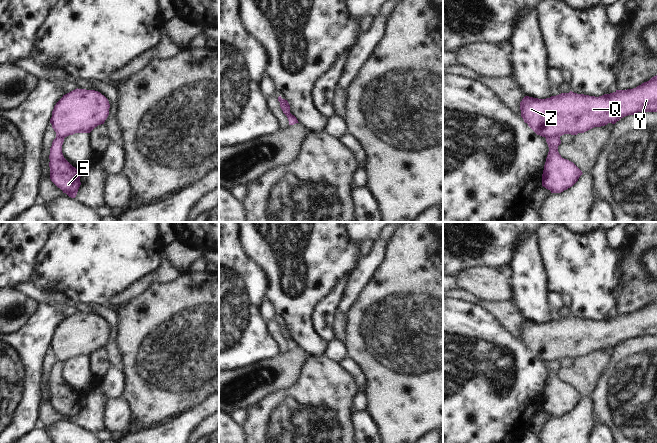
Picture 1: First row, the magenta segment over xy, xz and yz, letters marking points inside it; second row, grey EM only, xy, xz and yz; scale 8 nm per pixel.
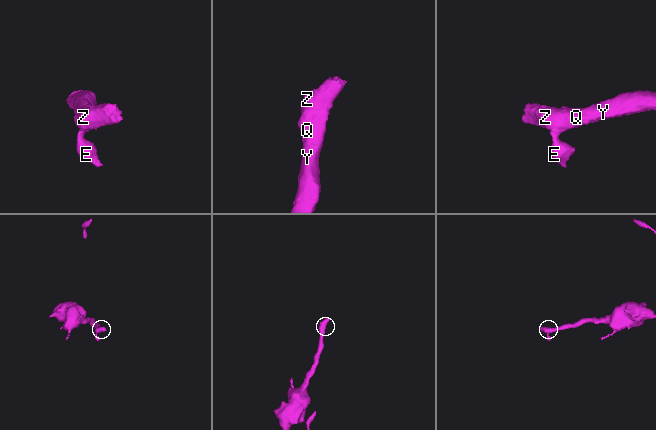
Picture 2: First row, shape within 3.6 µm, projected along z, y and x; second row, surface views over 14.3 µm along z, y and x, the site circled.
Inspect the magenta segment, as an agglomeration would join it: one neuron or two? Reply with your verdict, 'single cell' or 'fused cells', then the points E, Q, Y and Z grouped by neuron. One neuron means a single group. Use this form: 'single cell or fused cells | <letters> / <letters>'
fused cells | E / Q Y Z

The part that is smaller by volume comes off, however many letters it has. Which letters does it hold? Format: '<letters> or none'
E.

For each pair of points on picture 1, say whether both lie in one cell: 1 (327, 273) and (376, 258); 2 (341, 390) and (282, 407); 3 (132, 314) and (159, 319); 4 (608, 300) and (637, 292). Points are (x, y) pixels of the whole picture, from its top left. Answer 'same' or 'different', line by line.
1: different
2: same
3: same
4: different

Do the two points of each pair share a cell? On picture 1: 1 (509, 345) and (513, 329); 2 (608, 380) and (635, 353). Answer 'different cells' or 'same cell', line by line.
1: different cells
2: same cell

